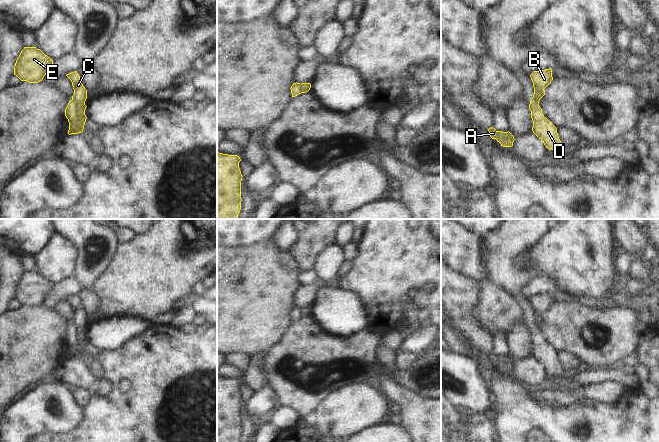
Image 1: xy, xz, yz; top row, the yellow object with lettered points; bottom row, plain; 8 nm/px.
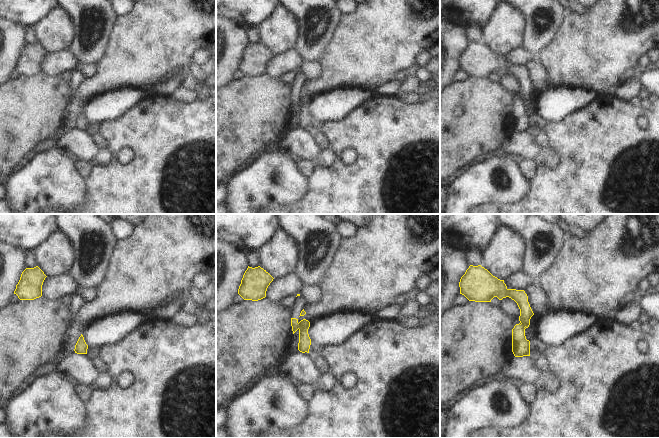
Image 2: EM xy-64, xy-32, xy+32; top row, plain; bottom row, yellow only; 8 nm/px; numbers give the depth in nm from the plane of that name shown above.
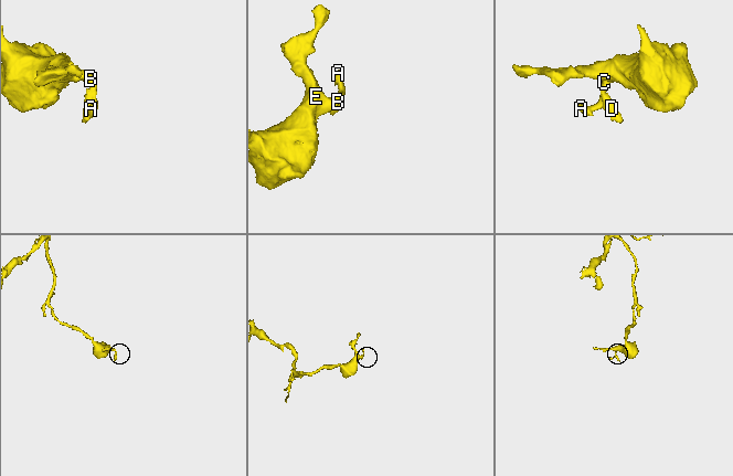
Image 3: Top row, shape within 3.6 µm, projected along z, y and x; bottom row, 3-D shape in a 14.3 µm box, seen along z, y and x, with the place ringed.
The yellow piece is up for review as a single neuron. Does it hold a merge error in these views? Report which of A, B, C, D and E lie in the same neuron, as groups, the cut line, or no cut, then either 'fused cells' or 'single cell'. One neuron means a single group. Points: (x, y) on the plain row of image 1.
groups A B C E / D; cut xy (72, 323), (77, 342), (77, 351), (81, 356); fused cells

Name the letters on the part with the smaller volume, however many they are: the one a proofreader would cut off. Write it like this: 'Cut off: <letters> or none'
Cut off: D

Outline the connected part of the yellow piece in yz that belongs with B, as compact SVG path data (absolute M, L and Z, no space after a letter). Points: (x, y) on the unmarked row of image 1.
M545 293L542 295L534 295L531 299L531 304L534 311L534 319L530 326L533 330L538 330L540 323L545 319L544 313L551 307L553 304L552 293Z

